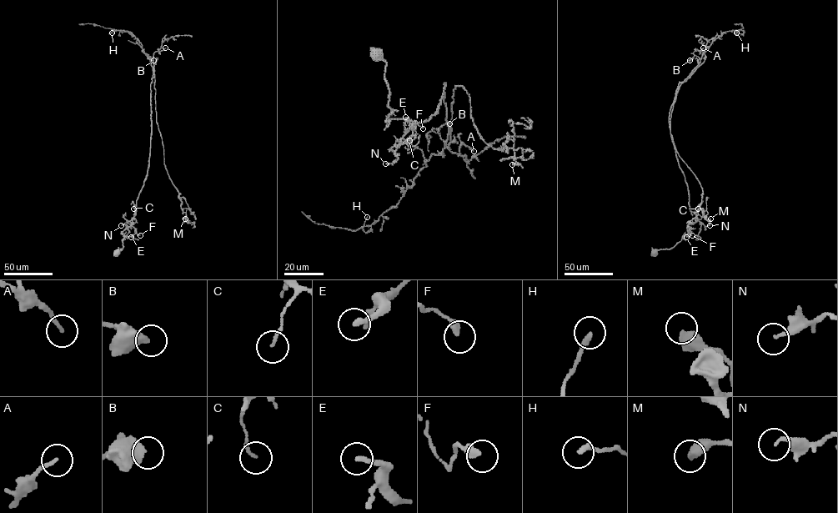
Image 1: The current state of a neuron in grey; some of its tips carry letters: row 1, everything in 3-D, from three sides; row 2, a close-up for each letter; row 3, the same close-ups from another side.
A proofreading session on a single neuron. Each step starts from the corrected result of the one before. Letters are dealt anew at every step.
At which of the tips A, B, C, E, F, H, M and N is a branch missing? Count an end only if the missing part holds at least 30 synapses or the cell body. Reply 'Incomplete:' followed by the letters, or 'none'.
Incomplete: none

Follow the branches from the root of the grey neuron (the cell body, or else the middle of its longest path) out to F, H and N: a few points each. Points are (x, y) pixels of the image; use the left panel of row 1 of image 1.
F: (116, 253), (122, 248), (123, 236), (121, 233), (125, 229), (132, 226), (140, 235)
H: (116, 253), (122, 248), (122, 233), (133, 223), (148, 167), (153, 67), (131, 32), (112, 32)
N: (116, 253), (122, 248), (123, 236), (122, 233), (133, 223), (127, 221), (127, 226), (121, 225)

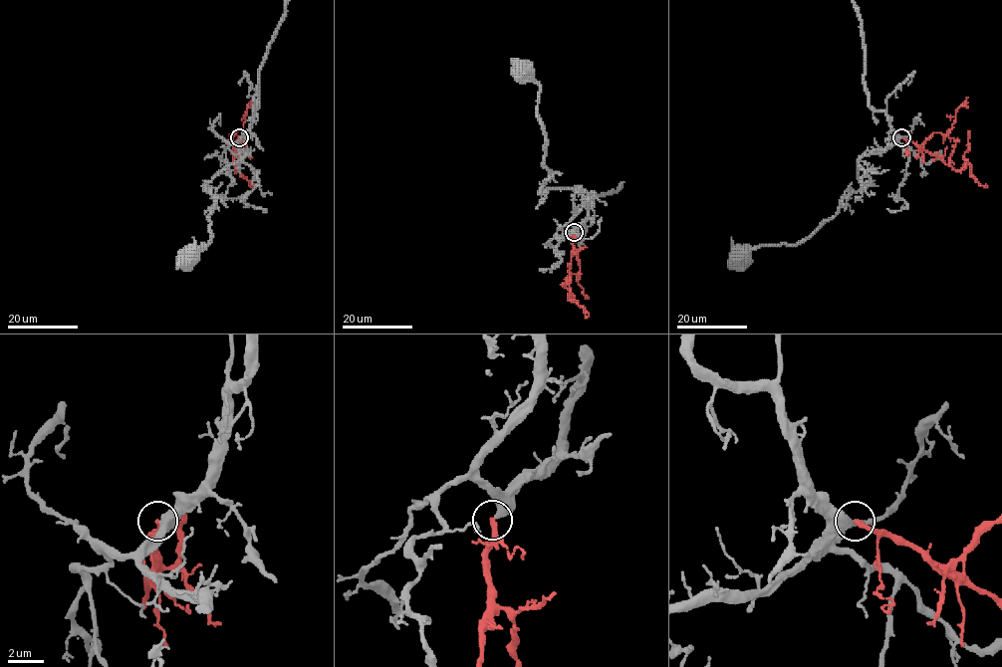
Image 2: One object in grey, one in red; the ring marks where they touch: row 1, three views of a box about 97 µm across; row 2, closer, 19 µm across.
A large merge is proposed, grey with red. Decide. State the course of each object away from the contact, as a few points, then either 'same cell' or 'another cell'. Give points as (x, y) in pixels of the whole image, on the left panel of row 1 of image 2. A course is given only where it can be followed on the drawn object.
grey via (239, 137), (236, 145), (247, 154), (228, 164), (204, 189), (213, 197), (210, 239), (185, 262), (185, 258) | red via (238, 137), (235, 170), (235, 164), (252, 186) | same cell

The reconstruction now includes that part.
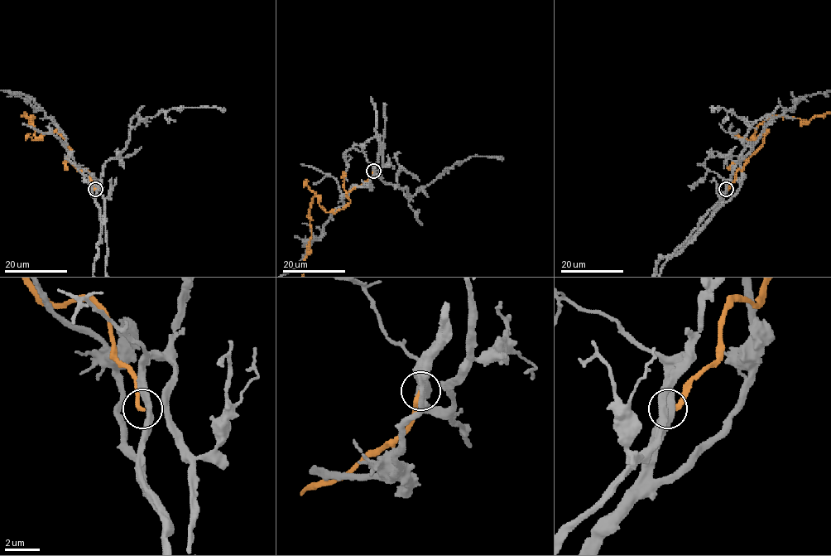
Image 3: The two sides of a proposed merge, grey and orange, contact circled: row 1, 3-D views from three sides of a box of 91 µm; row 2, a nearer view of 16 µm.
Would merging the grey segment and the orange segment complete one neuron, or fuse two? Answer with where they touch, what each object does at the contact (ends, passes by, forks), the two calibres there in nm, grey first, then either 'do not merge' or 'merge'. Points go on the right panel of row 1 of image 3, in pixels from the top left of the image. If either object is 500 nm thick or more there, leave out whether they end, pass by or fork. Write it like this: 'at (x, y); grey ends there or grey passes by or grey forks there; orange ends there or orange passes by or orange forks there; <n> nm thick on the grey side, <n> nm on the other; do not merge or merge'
at (726, 189); grey forks there; orange ends there; 400 nm thick on the grey side, 260 nm on the other; do not merge

